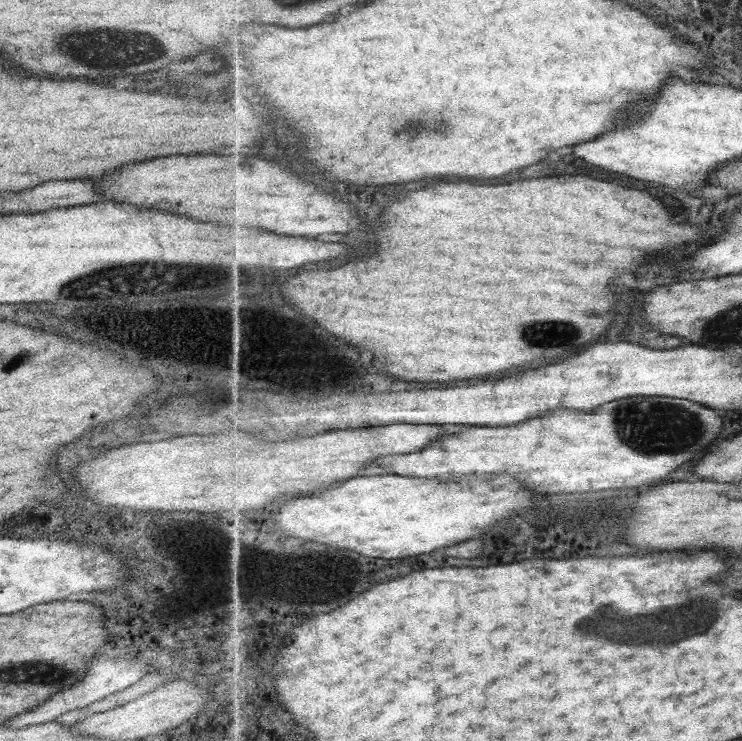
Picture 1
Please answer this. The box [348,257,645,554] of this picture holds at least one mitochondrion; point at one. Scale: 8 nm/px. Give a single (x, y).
(551, 333)

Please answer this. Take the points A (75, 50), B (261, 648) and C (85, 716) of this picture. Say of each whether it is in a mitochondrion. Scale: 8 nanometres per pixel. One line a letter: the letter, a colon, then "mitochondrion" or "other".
A: mitochondrion
B: other
C: other

